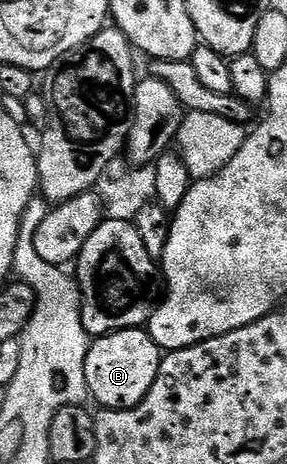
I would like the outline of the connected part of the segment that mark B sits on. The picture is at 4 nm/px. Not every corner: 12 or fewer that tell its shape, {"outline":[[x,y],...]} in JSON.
{"outline":[[142,328],[95,337],[86,392],[104,410],[136,408],[164,352]]}

